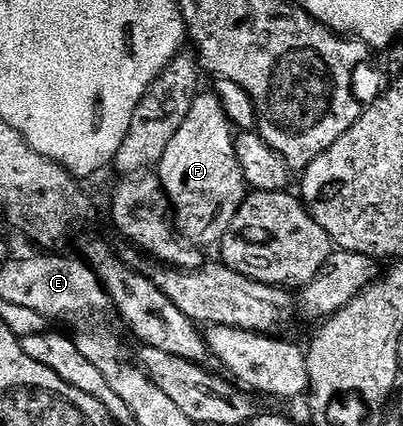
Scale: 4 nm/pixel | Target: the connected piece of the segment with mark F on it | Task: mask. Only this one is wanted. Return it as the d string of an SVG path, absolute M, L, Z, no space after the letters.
M198 94L197 100L191 105L191 113L187 113L187 121L183 121L171 145L167 145L167 153L163 153L159 164L159 178L169 198L173 221L181 232L181 238L195 247L209 249L212 243L213 246L220 244L231 221L235 221L235 213L239 213L247 194L247 184L233 144L235 128L229 122L217 94L205 94Z

